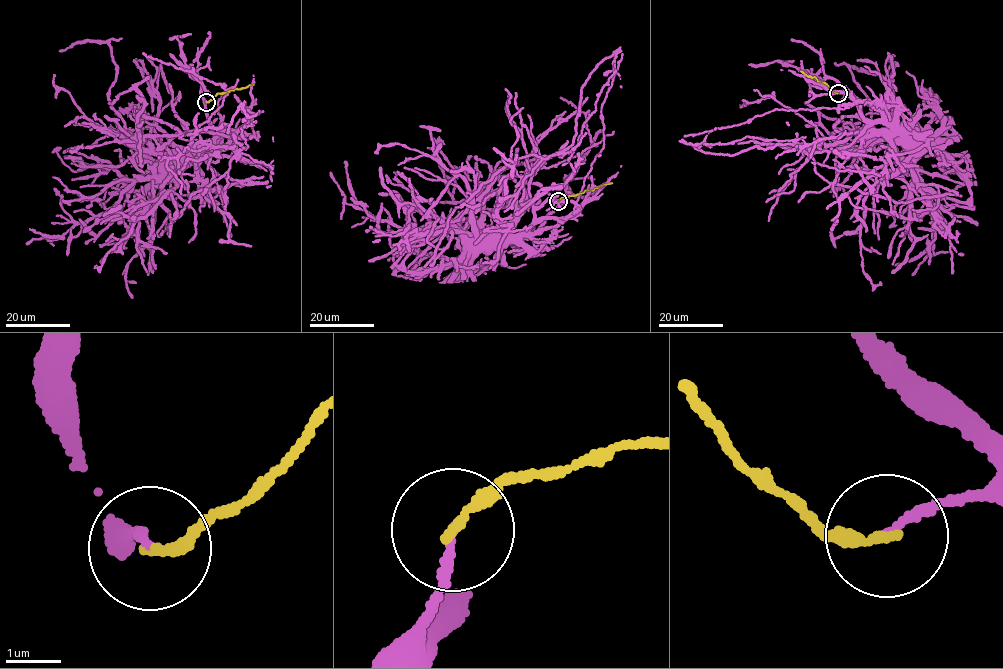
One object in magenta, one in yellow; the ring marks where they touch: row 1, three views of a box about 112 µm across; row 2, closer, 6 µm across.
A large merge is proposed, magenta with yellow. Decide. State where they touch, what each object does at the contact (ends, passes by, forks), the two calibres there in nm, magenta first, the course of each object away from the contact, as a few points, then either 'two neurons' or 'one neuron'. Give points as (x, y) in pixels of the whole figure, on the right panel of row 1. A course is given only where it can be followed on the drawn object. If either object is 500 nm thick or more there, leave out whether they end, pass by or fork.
(838, 93) | magenta ends | yellow ends | 150/170 nm | magenta via (838, 93), (846, 90), (874, 106), (905, 139) | yellow via (838, 93), (801, 71) | two neurons

